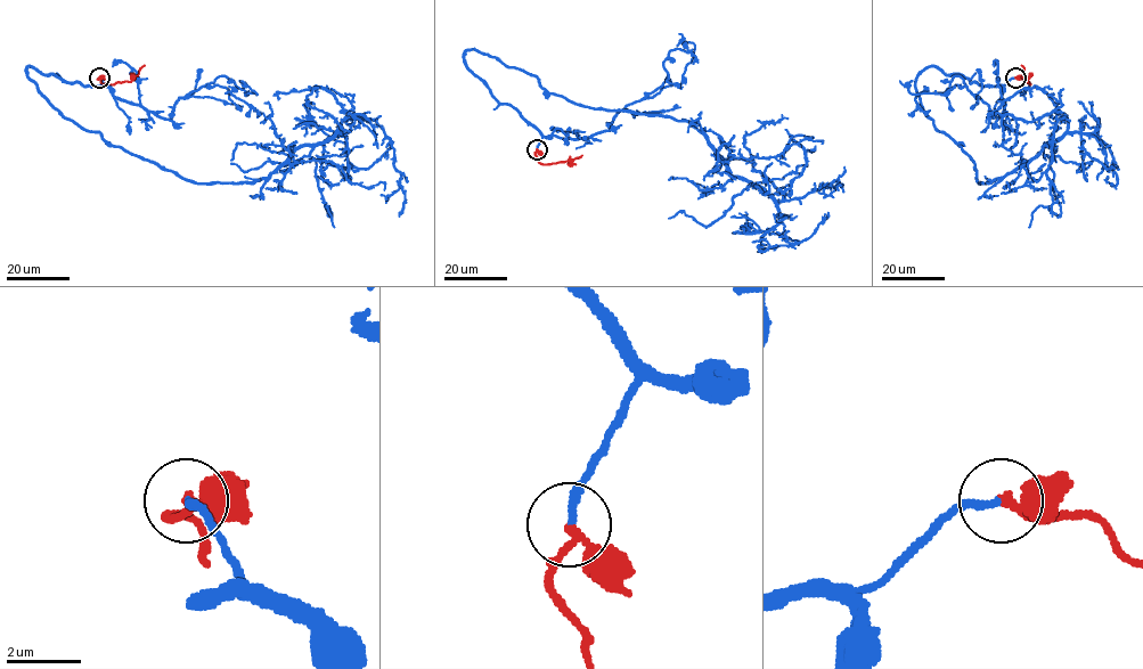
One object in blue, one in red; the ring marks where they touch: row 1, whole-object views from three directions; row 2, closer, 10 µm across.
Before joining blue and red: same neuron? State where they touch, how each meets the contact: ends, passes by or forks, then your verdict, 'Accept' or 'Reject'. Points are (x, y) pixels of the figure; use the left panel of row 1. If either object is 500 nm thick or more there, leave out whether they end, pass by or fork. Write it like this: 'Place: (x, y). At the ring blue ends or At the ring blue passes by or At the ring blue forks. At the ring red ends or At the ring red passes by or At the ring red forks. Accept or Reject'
Place: (99, 78). At the ring blue ends. At the ring red passes by. Accept

